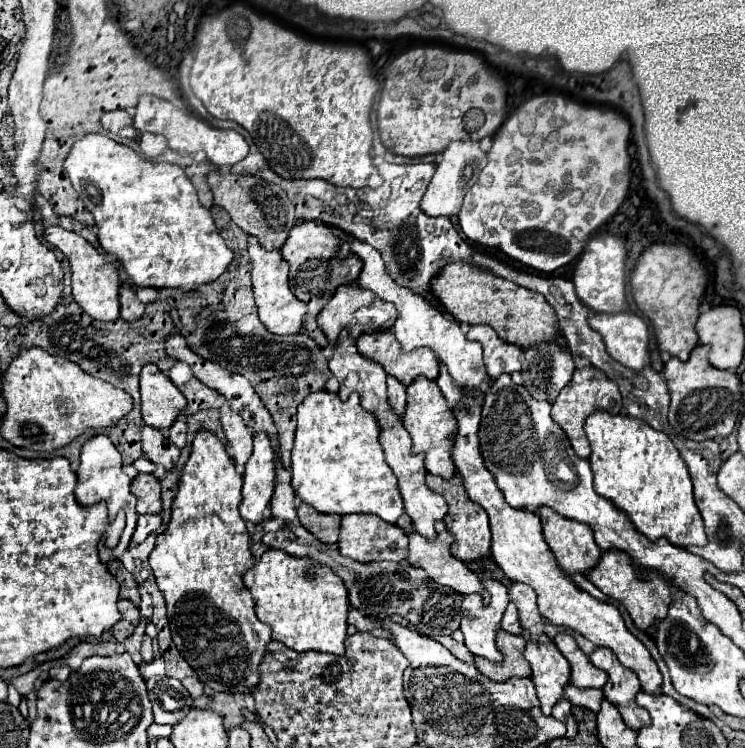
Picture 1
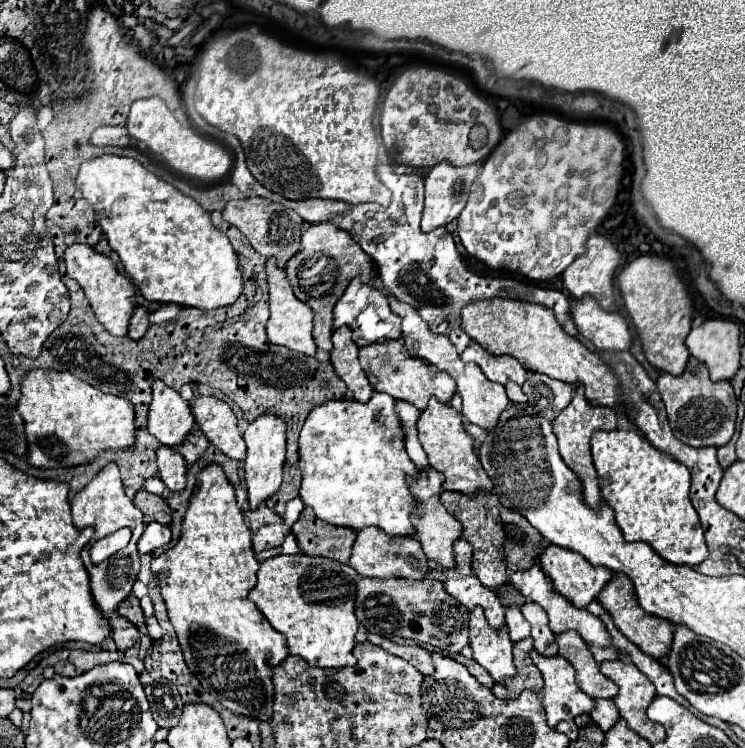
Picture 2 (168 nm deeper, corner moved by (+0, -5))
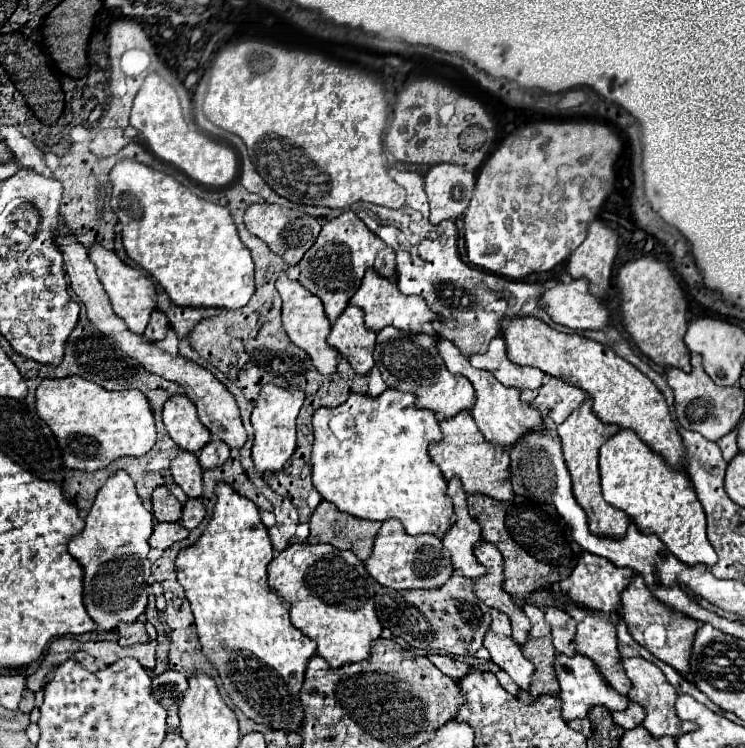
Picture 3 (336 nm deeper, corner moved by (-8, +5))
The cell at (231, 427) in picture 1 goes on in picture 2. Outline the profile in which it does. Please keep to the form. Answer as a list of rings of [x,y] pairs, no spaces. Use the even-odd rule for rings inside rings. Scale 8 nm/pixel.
[[[195,396],[191,402],[195,422],[209,442],[213,442],[225,456],[243,460],[247,446],[237,428],[237,416],[231,406],[215,396]]]

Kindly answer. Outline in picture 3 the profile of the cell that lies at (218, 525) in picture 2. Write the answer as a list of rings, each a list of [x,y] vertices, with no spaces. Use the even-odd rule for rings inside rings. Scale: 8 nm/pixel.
[[[219,484],[217,486],[217,504],[215,504],[215,512],[213,512],[213,518],[209,522],[209,526],[205,528],[205,532],[201,534],[201,538],[189,546],[189,548],[183,548],[175,560],[175,566],[177,566],[177,578],[179,578],[179,584],[185,588],[185,594],[187,594],[187,600],[191,604],[191,610],[195,614],[195,624],[197,624],[197,634],[199,634],[199,640],[201,640],[201,646],[203,646],[203,654],[215,664],[219,676],[221,676],[221,682],[223,682],[223,688],[225,692],[229,694],[229,698],[233,700],[233,704],[251,720],[255,720],[257,724],[263,724],[263,726],[269,726],[271,730],[289,730],[289,732],[301,732],[301,726],[303,726],[303,716],[305,716],[305,710],[301,706],[301,700],[299,700],[299,692],[301,692],[301,686],[303,686],[303,680],[305,680],[305,670],[307,670],[307,660],[311,660],[311,656],[315,656],[315,642],[311,642],[307,636],[303,636],[289,620],[289,606],[285,604],[285,600],[273,590],[269,588],[267,584],[267,564],[273,560],[273,546],[271,546],[271,540],[269,540],[269,534],[267,534],[267,528],[263,526],[261,522],[261,516],[259,516],[259,510],[257,506],[247,500],[245,496],[239,496],[237,492],[231,490],[231,486],[227,484]]]

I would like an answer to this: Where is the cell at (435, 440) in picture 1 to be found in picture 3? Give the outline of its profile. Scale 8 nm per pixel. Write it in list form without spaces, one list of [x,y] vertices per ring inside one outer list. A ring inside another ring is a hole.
[[[459,412],[457,416],[439,424],[443,430],[443,440],[439,444],[431,444],[429,456],[439,466],[445,480],[459,478],[467,494],[483,494],[503,502],[511,500],[513,488],[509,480],[509,454],[485,440],[469,412]]]

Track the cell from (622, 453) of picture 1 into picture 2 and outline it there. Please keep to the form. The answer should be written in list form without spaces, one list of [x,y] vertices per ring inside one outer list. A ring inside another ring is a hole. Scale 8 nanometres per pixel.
[[[595,430],[591,452],[601,482],[601,496],[613,508],[615,522],[627,542],[647,542],[661,558],[673,564],[697,566],[707,558],[703,528],[689,500],[691,478],[687,466],[651,446],[637,430]]]

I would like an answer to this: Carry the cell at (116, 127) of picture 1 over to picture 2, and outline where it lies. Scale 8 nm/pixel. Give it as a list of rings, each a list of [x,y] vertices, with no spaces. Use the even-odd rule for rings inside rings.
[[[99,126],[93,136],[91,144],[95,146],[129,146],[129,134],[125,126]]]

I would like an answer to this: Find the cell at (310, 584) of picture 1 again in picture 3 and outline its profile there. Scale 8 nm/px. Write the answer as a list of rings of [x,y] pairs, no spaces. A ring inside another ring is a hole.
[[[291,544],[271,560],[267,570],[269,586],[291,604],[293,626],[317,642],[317,654],[325,658],[331,668],[341,668],[371,656],[371,642],[377,640],[383,630],[375,612],[375,580],[353,552],[343,552],[331,544]]]

